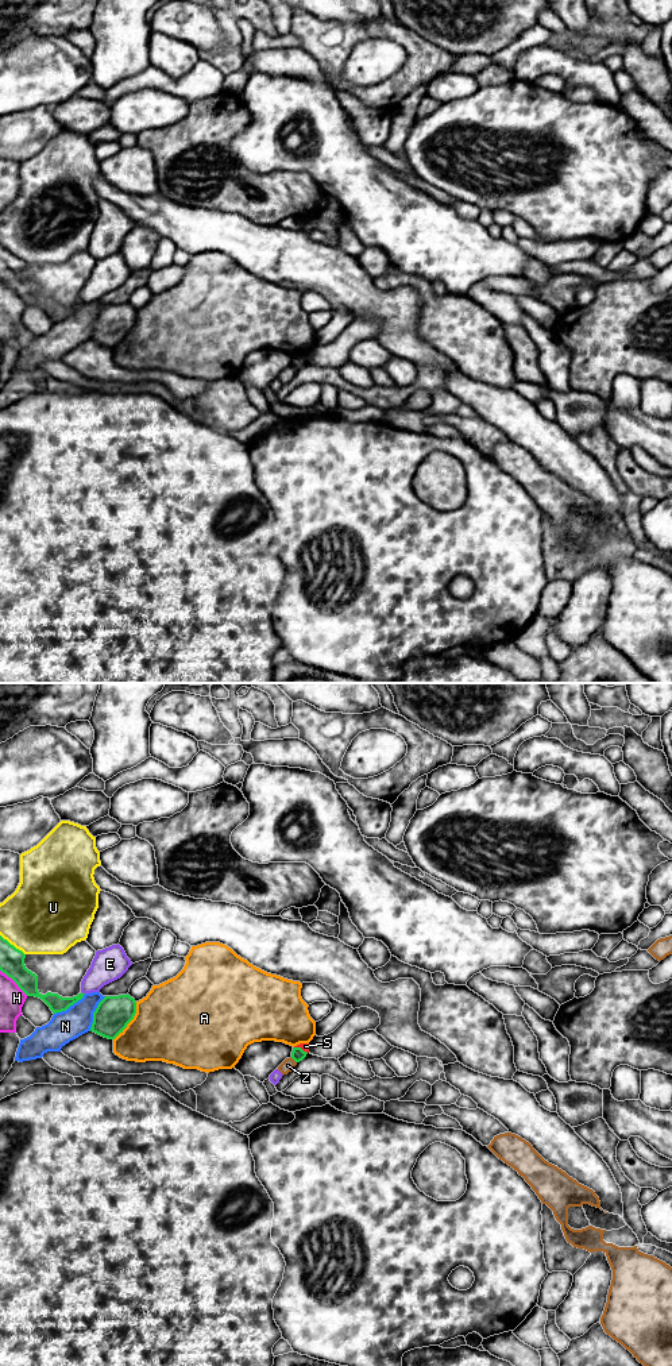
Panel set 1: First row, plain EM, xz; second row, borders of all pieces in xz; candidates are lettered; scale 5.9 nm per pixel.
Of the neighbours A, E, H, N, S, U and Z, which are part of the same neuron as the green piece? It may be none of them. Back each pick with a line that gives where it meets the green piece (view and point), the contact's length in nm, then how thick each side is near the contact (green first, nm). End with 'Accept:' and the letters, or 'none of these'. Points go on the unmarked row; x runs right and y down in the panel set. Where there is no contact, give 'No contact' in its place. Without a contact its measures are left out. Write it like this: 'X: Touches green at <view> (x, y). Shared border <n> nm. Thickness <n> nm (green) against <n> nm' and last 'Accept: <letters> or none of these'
Accept: none of these

